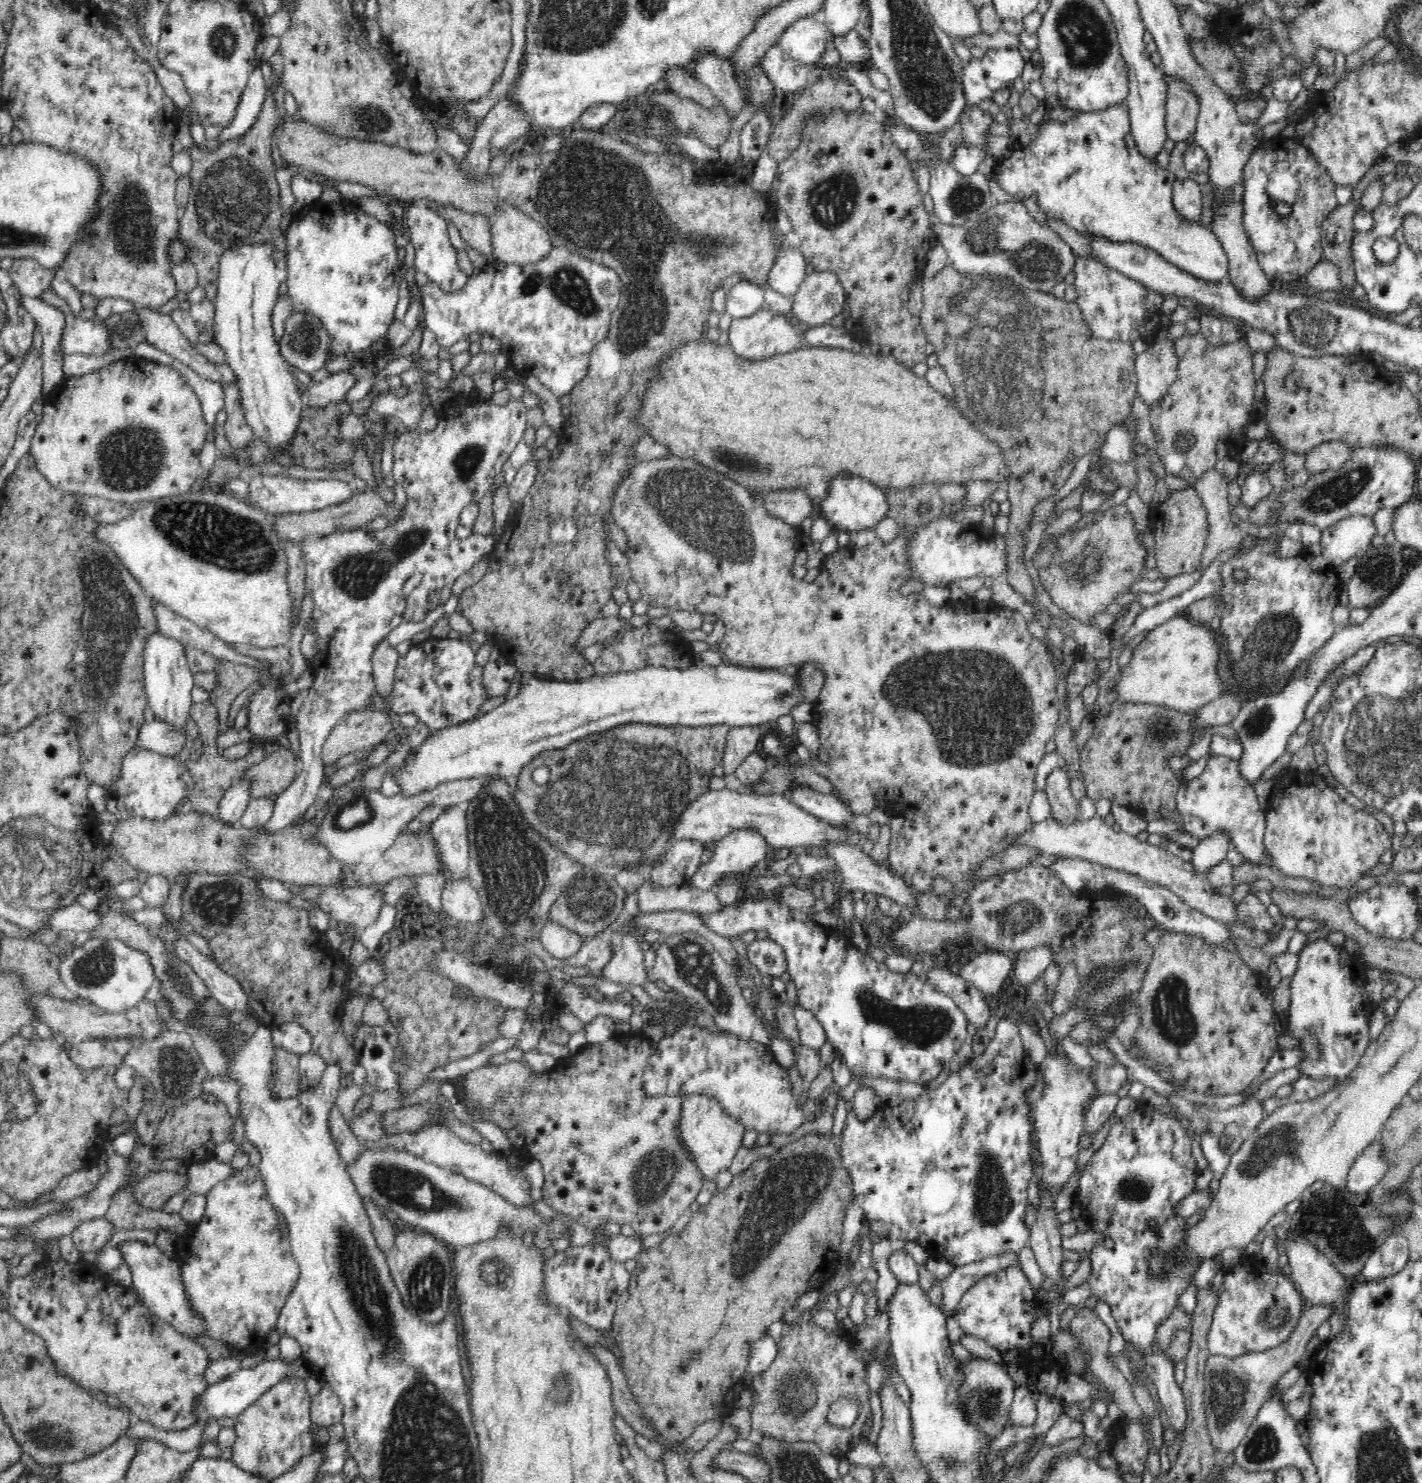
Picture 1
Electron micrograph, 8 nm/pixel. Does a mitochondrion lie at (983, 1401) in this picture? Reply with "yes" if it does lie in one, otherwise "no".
yes

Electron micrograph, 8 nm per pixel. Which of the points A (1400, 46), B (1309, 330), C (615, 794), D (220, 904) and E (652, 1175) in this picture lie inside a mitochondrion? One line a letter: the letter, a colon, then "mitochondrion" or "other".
A: other
B: mitochondrion
C: mitochondrion
D: mitochondrion
E: mitochondrion

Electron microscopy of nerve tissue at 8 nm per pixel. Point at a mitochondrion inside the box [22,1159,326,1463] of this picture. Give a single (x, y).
(53, 1435)

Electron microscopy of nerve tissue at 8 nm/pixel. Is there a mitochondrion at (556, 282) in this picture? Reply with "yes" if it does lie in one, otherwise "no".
yes

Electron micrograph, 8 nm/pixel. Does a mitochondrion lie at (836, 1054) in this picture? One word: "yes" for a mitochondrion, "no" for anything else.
no

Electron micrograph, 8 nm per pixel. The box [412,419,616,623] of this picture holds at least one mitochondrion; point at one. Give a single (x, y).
(465, 462)

